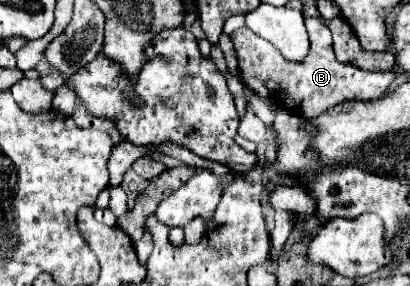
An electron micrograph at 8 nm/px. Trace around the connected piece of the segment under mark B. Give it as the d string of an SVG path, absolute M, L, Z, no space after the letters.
M309 18L305 24L311 38L311 52L301 64L289 64L277 52L277 48L273 48L273 44L253 34L247 26L231 34L239 76L249 90L275 102L277 108L285 108L301 116L317 116L317 112L325 112L343 100L375 100L387 92L393 80L393 72L361 72L361 68L339 64L333 52L331 30L323 24L323 20Z

